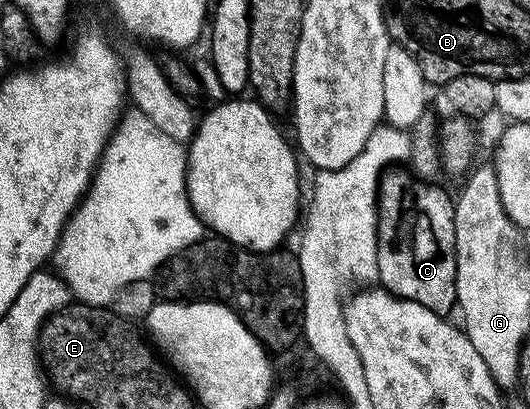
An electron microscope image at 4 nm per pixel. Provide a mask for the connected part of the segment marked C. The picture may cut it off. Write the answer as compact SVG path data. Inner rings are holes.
M395 171L383 176L378 194L378 275L381 288L446 315L456 305L454 201L438 185L402 181Z

